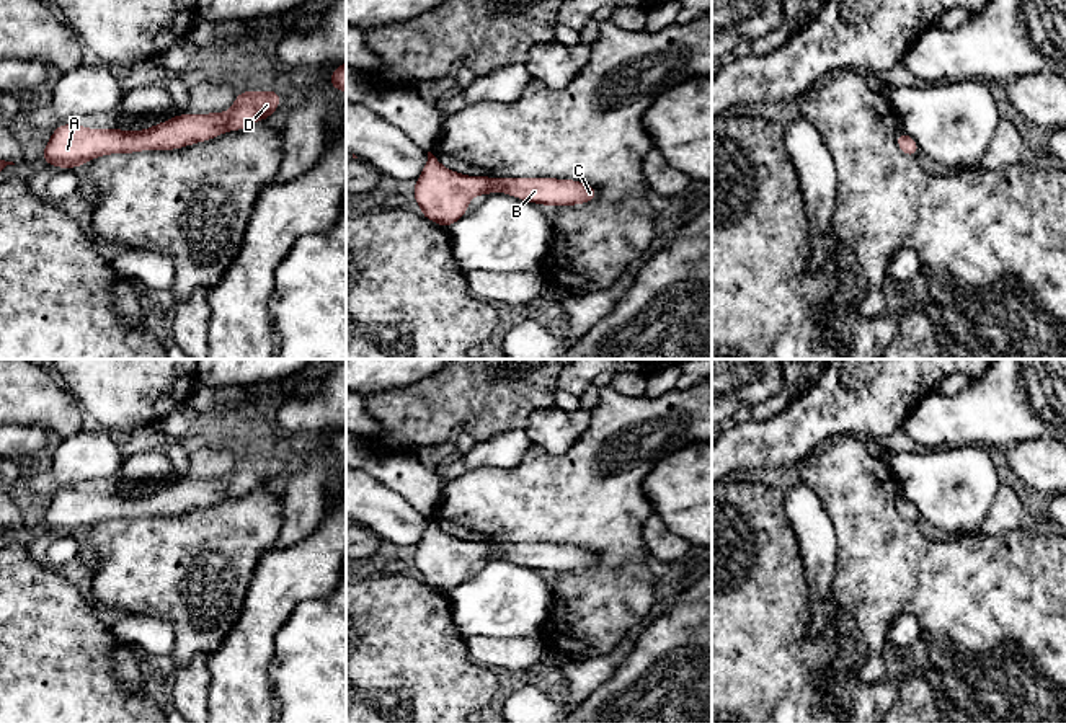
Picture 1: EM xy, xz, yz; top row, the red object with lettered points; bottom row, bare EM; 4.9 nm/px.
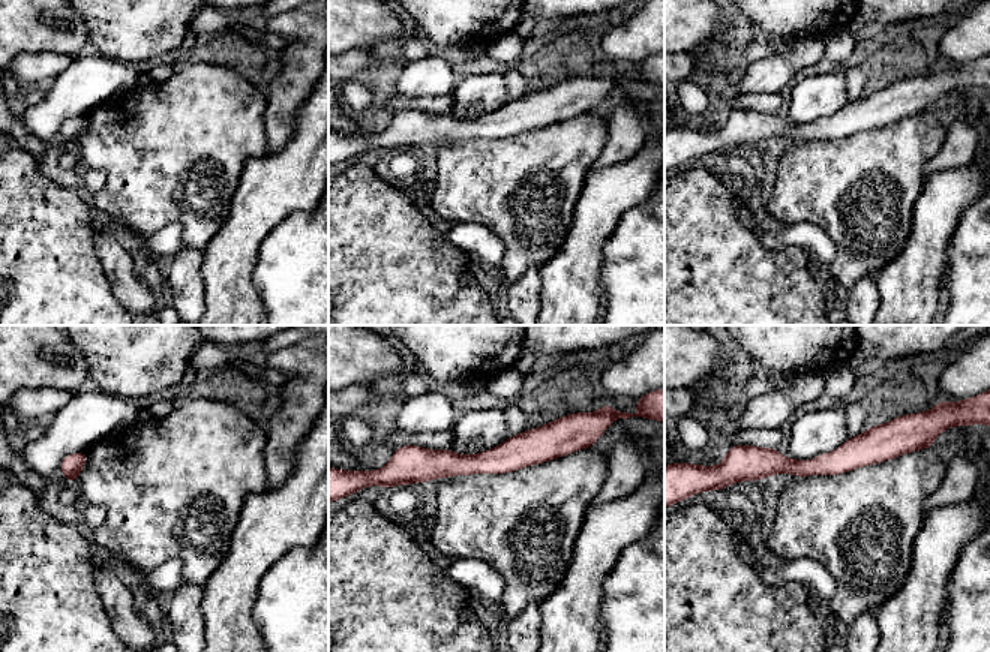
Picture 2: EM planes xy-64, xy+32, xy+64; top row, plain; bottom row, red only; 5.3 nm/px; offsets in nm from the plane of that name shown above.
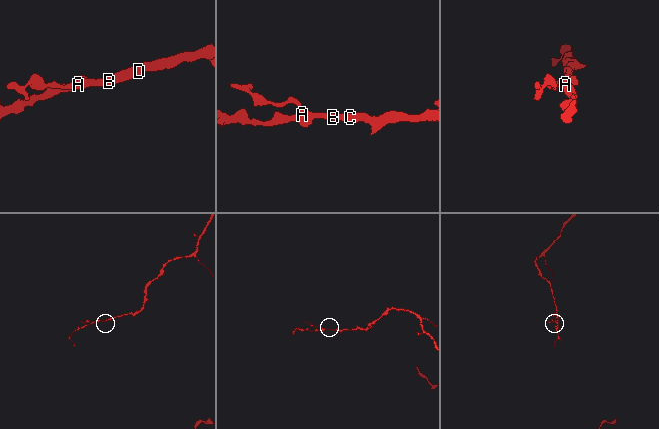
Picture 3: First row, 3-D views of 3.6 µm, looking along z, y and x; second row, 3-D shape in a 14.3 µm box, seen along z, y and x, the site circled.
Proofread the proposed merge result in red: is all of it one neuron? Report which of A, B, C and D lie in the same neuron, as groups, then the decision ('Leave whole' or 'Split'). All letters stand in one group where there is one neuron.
Groups: A B C D. Leave whole

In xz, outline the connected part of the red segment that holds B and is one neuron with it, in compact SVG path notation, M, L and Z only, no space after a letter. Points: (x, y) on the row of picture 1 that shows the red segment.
M428 152L411 196L423 217L449 228L467 214L467 204L473 196L498 191L527 202L558 207L593 202L599 194L596 188L575 180L467 176L442 166Z

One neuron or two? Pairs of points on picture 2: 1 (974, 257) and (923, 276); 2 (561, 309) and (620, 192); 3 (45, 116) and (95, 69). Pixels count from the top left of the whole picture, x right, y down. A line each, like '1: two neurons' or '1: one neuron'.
1: two neurons
2: one neuron
3: one neuron

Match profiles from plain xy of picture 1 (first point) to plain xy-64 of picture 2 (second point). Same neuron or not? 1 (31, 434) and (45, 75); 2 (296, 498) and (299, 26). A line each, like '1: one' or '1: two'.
1: one
2: one

